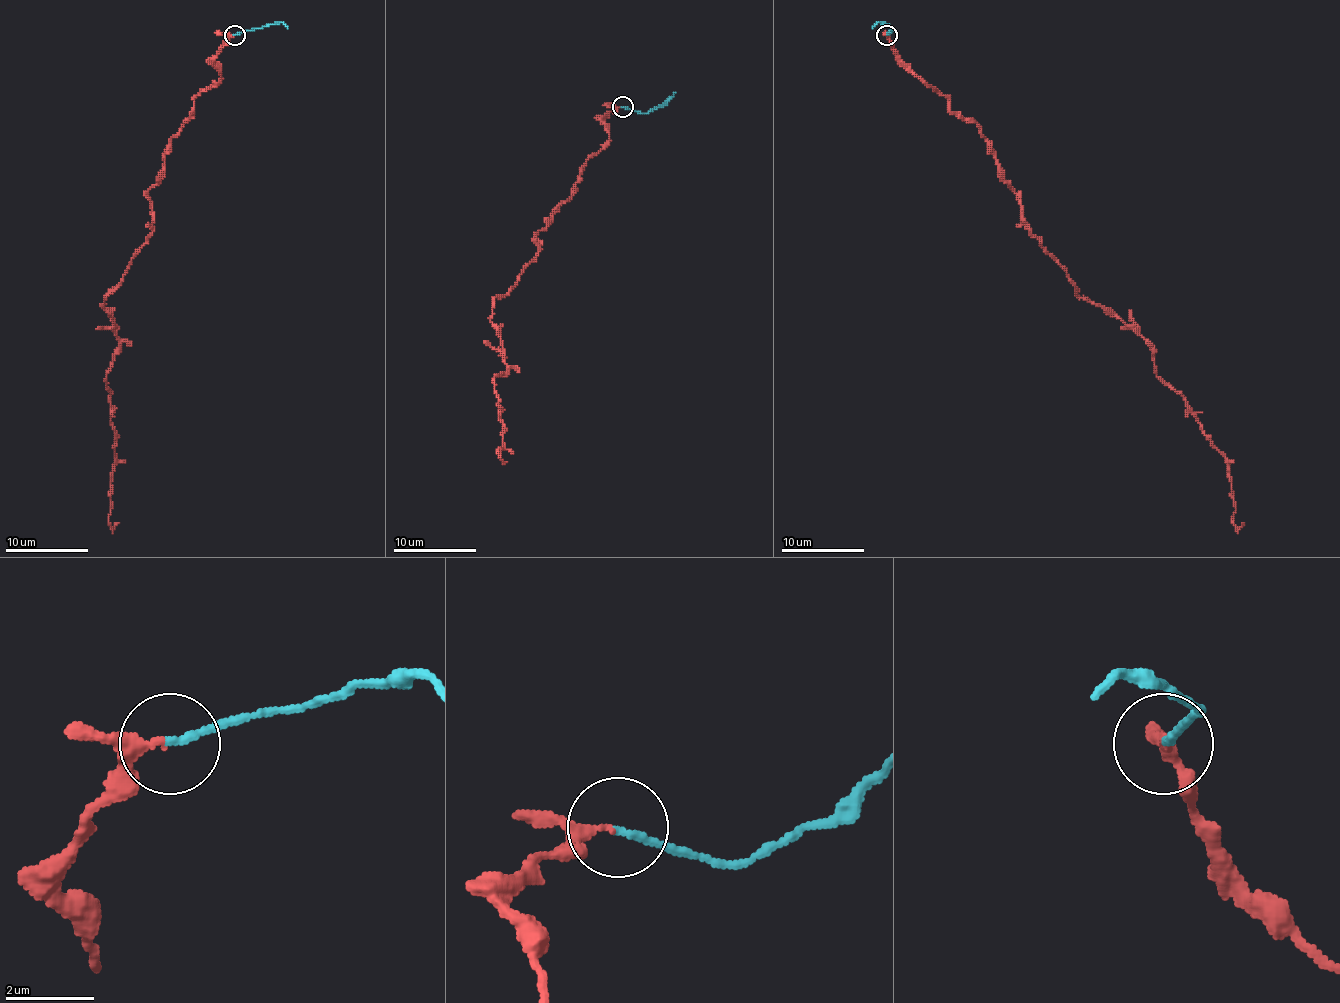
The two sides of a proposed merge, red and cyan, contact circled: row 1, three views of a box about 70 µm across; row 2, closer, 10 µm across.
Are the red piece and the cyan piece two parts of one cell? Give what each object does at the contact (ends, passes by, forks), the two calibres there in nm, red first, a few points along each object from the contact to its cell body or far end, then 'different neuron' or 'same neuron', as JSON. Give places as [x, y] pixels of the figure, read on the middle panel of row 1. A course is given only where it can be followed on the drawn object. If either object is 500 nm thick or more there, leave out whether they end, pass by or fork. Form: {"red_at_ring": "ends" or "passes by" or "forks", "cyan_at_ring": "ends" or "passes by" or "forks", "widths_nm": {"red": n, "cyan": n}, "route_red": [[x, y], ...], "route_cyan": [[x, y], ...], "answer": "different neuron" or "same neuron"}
{"red_at_ring": "passes by", "cyan_at_ring": "ends", "widths_nm": {"red": 180, "cyan": 180}, "route_red": [[621, 107], [494, 299], [507, 462]], "route_cyan": [[623, 107], [648, 113], [675, 92]], "answer": "same neuron"}

